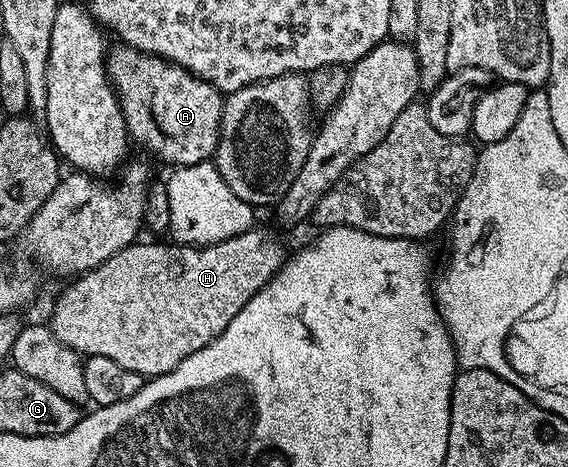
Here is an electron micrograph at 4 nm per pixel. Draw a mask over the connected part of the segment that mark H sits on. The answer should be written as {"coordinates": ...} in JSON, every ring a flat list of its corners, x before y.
{"coordinates":[[252,227,249,231,233,239,225,239,216,245,180,245,178,243,127,245,121,251,117,251,117,255,105,259,105,263,101,263,96,269,88,269,87,272,78,274,72,280,75,282,55,301,55,310,49,318,51,330,55,332,57,339,61,339,61,343,65,343,71,349,76,349,79,354,87,357,105,355,105,359,113,359,113,363,121,363,121,367,129,371,137,371,145,379,159,377,162,373,173,371,177,363,181,363,181,359,193,355,193,351,201,351,201,347,217,339,217,335,221,335,221,331,229,327,233,315,237,315,237,311,241,311,241,307,245,307,245,303,249,303,249,299,253,299,253,295,257,295,257,291,261,291,261,287,265,287,265,283,269,283,269,279,273,279,273,275,282,267,285,260,282,243,269,230,259,228]]}

